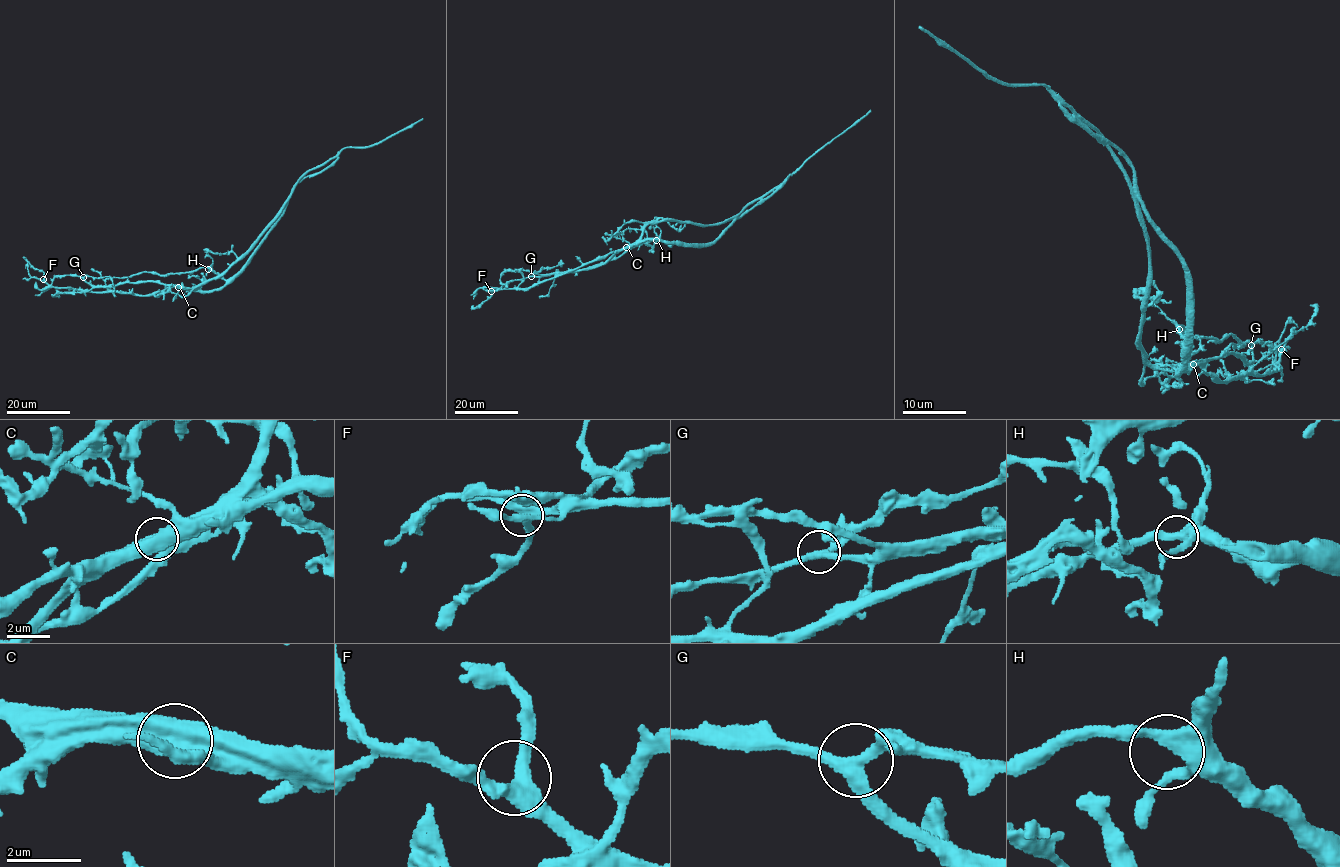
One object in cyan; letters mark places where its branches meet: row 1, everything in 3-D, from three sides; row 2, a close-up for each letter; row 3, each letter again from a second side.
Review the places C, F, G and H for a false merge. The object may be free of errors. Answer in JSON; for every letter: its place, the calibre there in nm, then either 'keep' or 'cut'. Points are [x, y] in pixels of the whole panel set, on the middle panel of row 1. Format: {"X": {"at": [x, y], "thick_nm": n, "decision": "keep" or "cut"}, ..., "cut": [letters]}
{"C": {"at": [626, 247], "thick_nm": 750, "decision": "cut"}, "F": {"at": [491, 291], "thick_nm": 380, "decision": "keep"}, "G": {"at": [531, 276], "thick_nm": 300, "decision": "keep"}, "H": {"at": [656, 240], "thick_nm": 400, "decision": "keep"}, "cut": ["C"]}

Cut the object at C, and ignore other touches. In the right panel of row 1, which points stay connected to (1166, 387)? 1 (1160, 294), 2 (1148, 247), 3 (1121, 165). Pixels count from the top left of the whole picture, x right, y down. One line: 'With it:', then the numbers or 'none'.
With it: none

